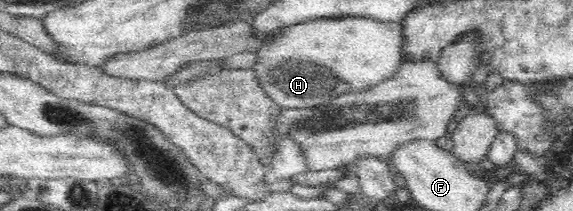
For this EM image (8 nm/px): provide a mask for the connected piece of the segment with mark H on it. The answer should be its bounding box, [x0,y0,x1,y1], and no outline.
[251,16,403,108]

